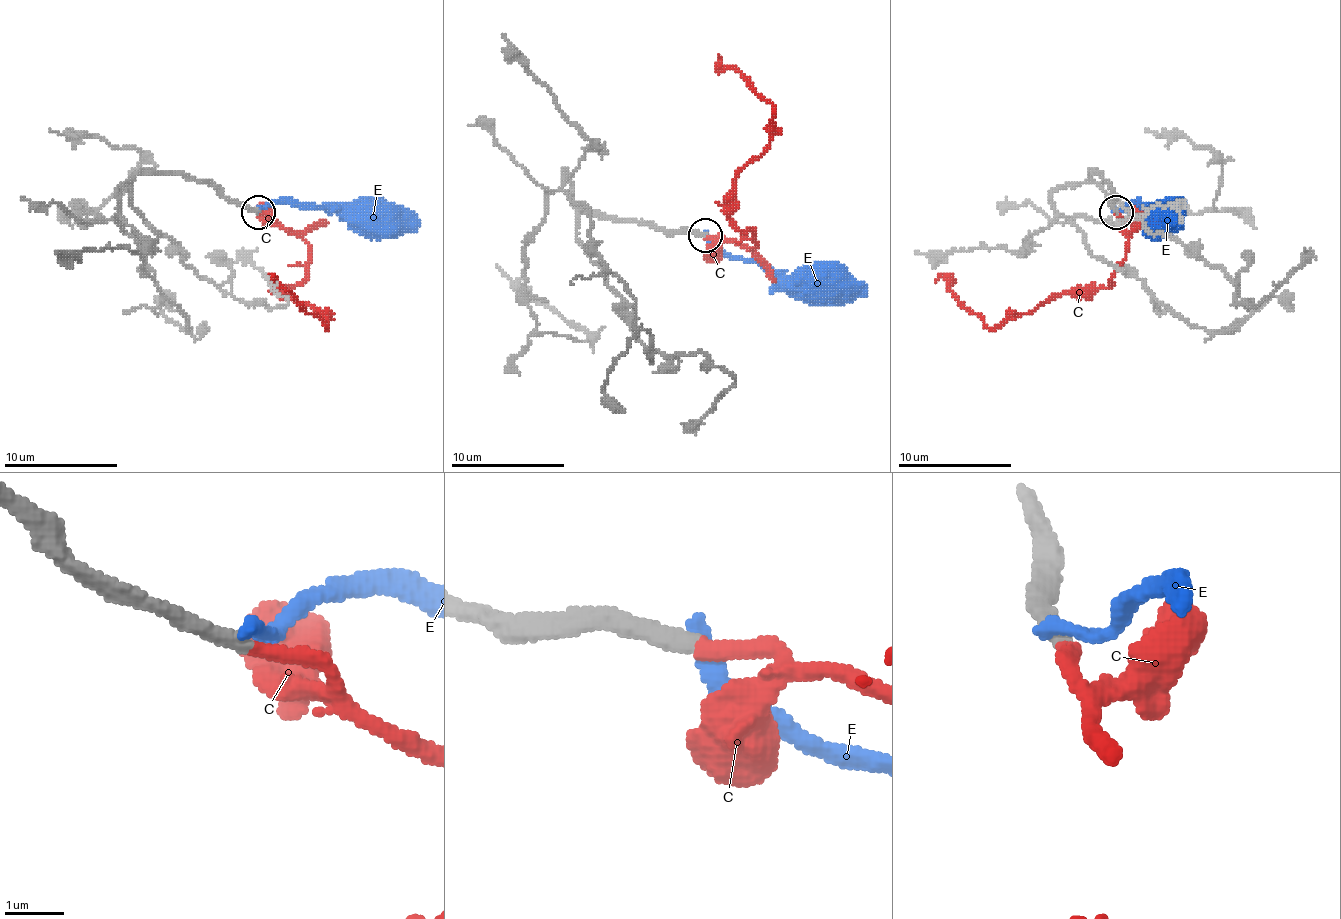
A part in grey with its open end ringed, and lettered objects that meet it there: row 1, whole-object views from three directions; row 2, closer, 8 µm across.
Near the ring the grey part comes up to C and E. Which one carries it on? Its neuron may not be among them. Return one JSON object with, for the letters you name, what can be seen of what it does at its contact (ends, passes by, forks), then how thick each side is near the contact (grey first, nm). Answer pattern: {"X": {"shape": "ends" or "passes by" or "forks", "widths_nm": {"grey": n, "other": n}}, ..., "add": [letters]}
{"C": {"shape": "ends", "widths_nm": {"grey": 300, "other": 280}}, "add": ["C"]}

